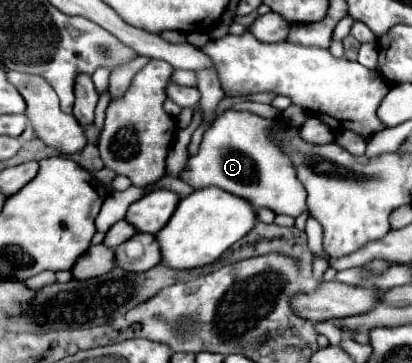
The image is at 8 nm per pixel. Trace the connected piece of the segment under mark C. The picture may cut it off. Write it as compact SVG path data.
M223 112L221 116L217 116L215 124L203 134L199 152L189 158L181 180L195 190L219 186L235 196L243 196L243 200L251 200L251 204L255 204L257 208L269 208L275 214L287 214L297 218L303 212L309 212L305 204L307 192L297 180L295 170L291 168L291 160L267 136L267 126L273 124L281 122L265 120L251 112Z

